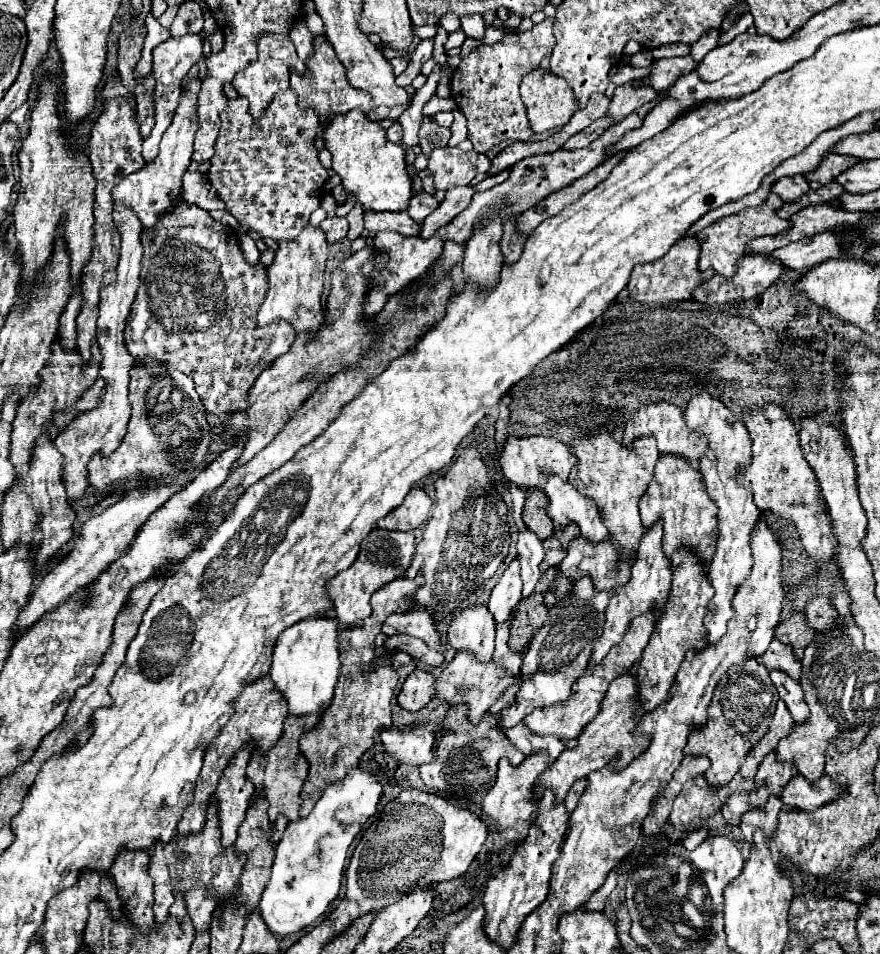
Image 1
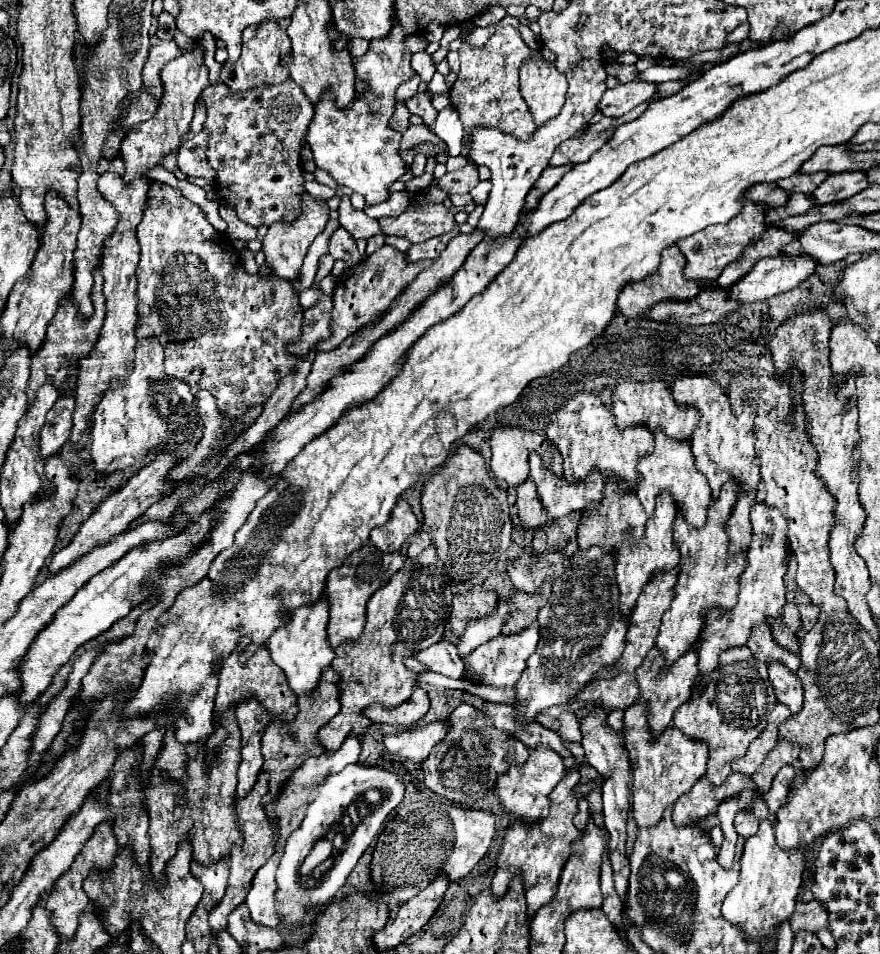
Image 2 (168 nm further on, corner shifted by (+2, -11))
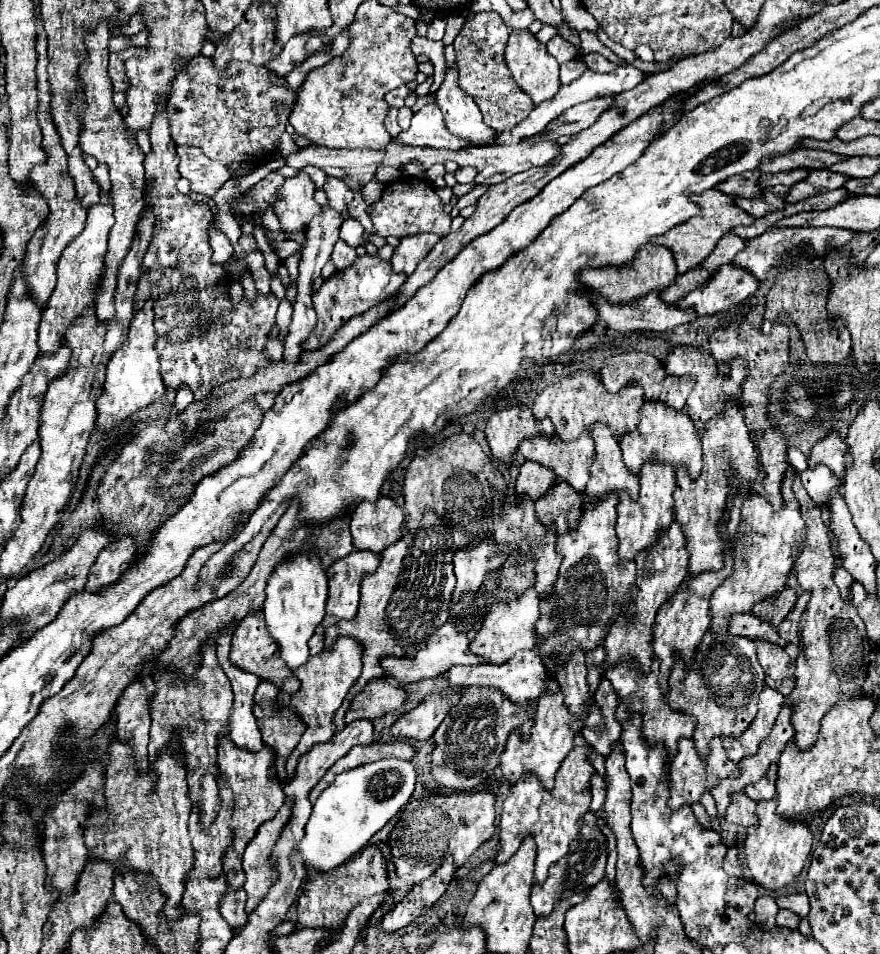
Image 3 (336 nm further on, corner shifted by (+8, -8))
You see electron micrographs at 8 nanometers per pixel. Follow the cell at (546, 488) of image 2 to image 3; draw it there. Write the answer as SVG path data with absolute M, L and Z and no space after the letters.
M589 431L575 441L559 441L557 435L533 435L519 443L519 451L527 459L553 469L557 481L567 481L579 493L589 481L589 467L595 459L595 445Z

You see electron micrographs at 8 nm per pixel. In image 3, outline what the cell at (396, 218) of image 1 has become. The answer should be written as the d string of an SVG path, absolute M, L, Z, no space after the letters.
M327 177L325 185L323 185L323 191L329 197L329 205L337 211L345 211L347 203L353 199L351 189L347 189L347 185L343 185L339 181L339 177Z

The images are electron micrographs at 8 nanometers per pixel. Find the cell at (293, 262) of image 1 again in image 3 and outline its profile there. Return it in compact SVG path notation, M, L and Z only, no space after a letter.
M303 169L297 171L295 177L285 179L279 187L279 201L275 203L275 213L283 231L303 231L303 227L321 213L313 193L315 185Z

